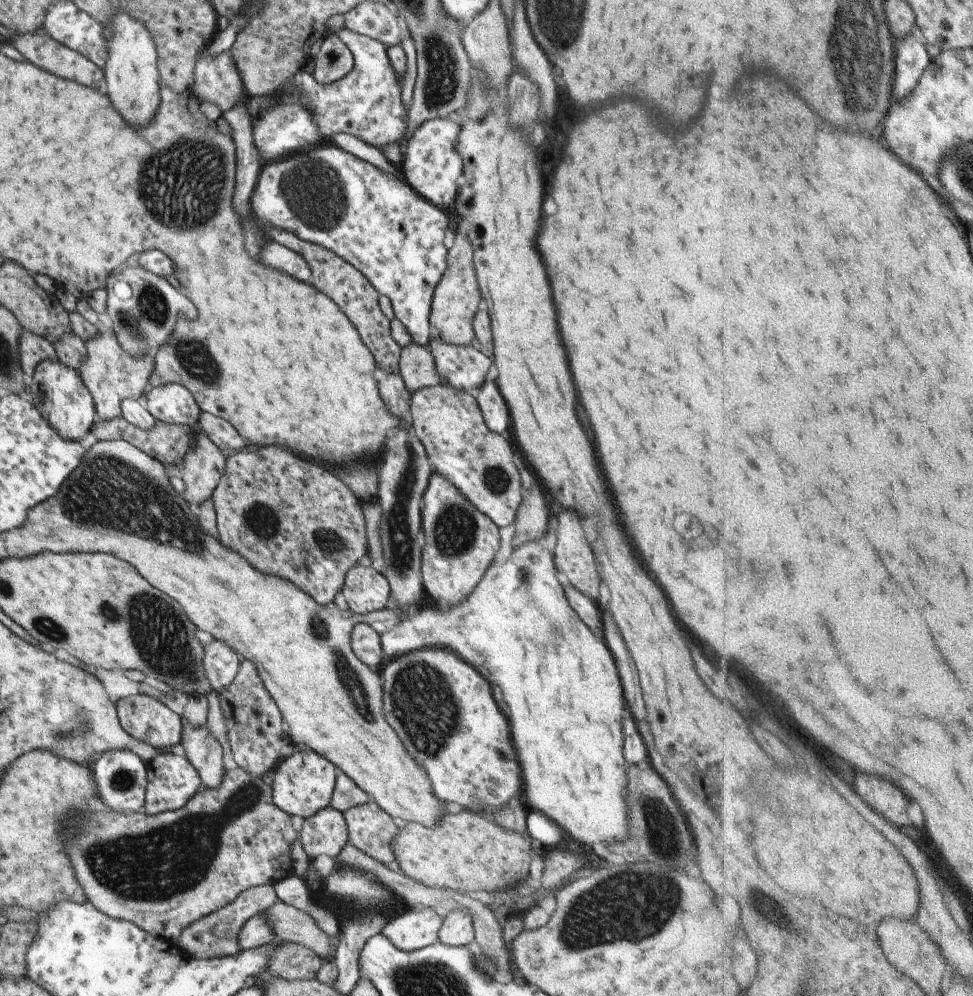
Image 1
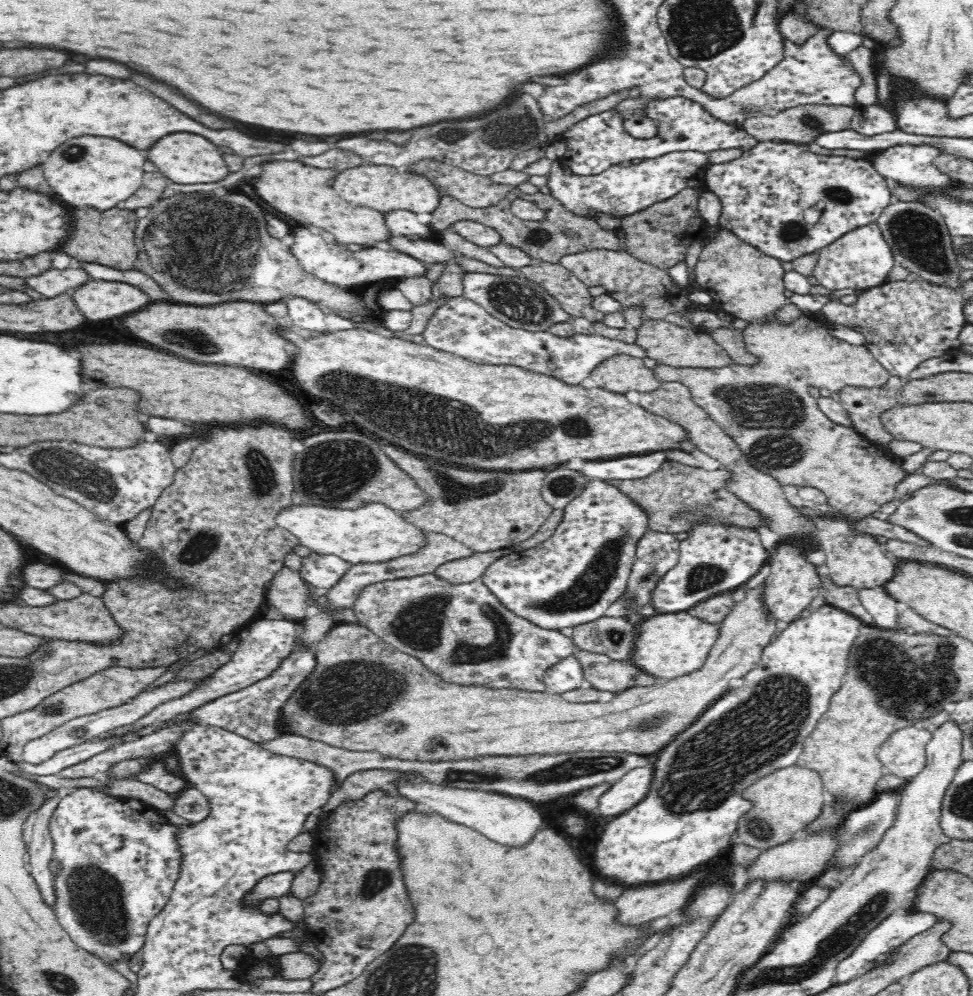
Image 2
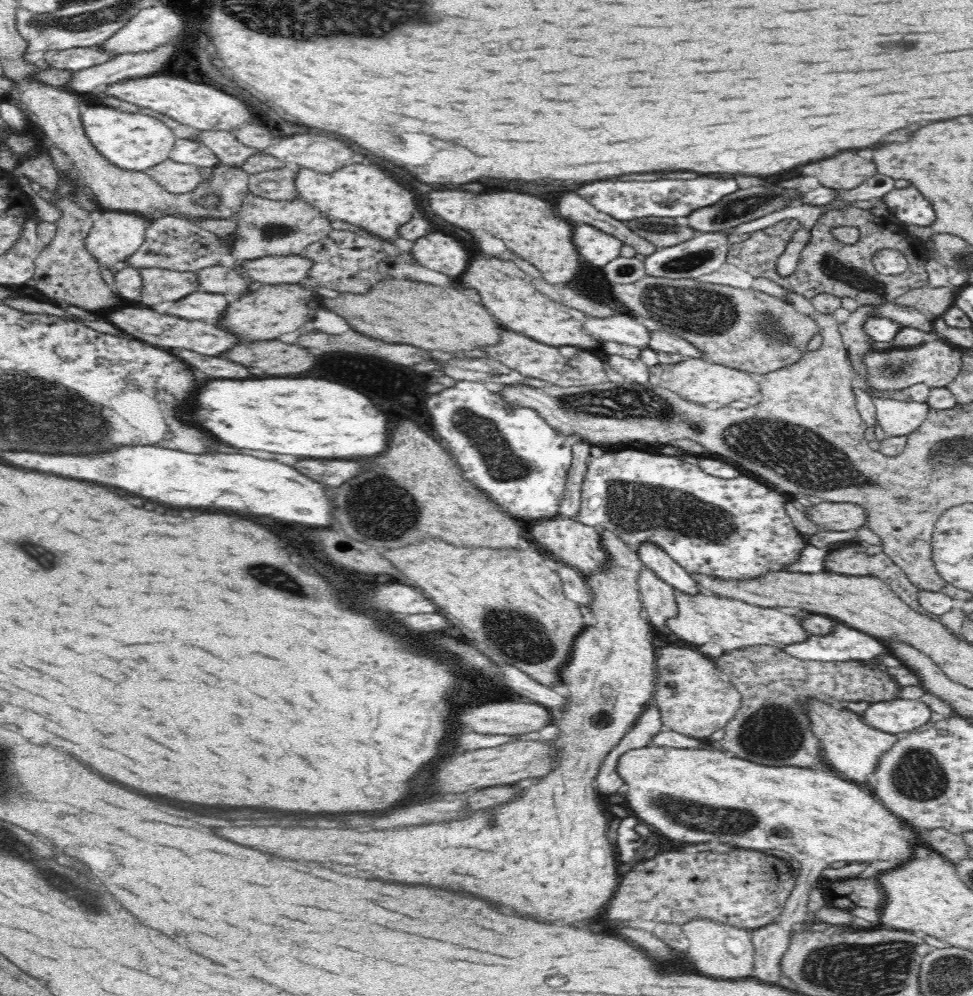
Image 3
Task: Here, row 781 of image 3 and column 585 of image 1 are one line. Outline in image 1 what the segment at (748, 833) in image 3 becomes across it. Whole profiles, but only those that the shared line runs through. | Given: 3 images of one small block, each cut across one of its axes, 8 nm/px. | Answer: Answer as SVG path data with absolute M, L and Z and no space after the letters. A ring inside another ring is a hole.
M538 541L525 542L521 546L512 549L508 558L503 562L490 562L486 571L483 573L481 580L475 584L471 594L465 596L463 602L457 606L448 608L439 608L434 603L427 606L421 606L415 614L409 618L400 618L394 626L388 631L381 633L380 643L383 660L382 663L388 662L391 658L397 658L407 652L419 650L427 647L444 647L454 651L458 657L463 659L471 668L475 669L489 684L497 684L501 688L503 700L507 704L507 720L509 720L509 732L511 740L515 746L515 756L519 760L519 768L523 774L523 784L525 784L525 800L531 804L535 810L543 812L549 816L553 822L557 822L577 844L591 848L599 842L609 842L609 840L621 840L625 836L625 806L623 806L623 788L625 788L625 778L627 770L623 756L621 756L621 712L626 709L624 696L615 672L615 664L611 660L609 650L587 630L587 626L577 618L577 614L569 608L567 598L563 594L561 584L555 578L554 555L544 548Z

